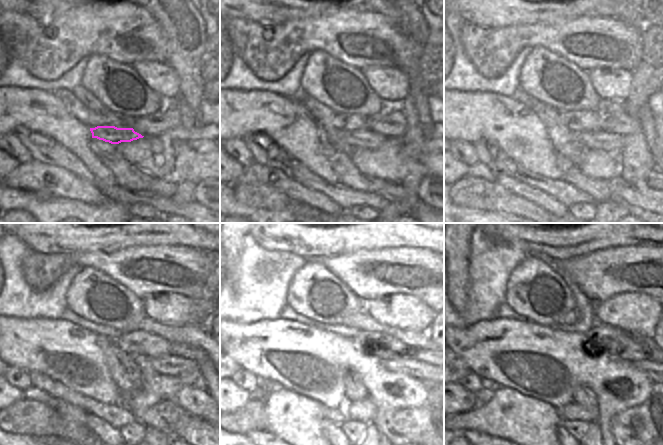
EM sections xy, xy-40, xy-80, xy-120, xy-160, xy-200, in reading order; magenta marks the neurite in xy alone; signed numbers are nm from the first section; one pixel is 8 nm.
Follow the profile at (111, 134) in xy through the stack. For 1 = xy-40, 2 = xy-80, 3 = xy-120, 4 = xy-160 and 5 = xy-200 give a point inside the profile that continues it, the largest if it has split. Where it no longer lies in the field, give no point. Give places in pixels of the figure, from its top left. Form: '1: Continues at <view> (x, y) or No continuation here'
1: Continues at xy-40 (366, 138)
2: Continues at xy-80 (601, 140)
3: Continues at xy-120 (171, 365)
4: Continues at xy-160 (423, 371)
5: Continues at xy-200 (647, 367)

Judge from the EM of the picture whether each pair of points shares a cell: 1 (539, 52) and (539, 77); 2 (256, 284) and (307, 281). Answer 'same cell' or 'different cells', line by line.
1: same cell
2: different cells

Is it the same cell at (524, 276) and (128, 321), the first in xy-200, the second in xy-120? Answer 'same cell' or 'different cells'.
same cell

